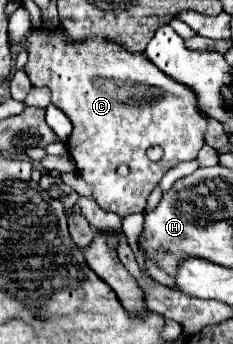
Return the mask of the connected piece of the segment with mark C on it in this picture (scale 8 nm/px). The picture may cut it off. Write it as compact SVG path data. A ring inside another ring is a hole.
M44 21L40 27L32 27L32 37L26 37L24 49L28 51L24 71L30 77L30 83L34 87L48 87L52 91L52 105L64 111L74 125L68 151L76 163L78 175L92 185L92 195L102 209L116 215L120 213L120 217L142 213L150 191L164 177L164 173L180 161L196 159L204 145L206 115L198 109L196 95L150 65L150 59L144 53L130 53L118 47L118 43L112 43L106 35L70 39L66 33L50 31ZM152 145L160 145L164 149L164 157L158 163L146 157L146 149ZM118 165L128 165L130 171L126 177L116 173Z

